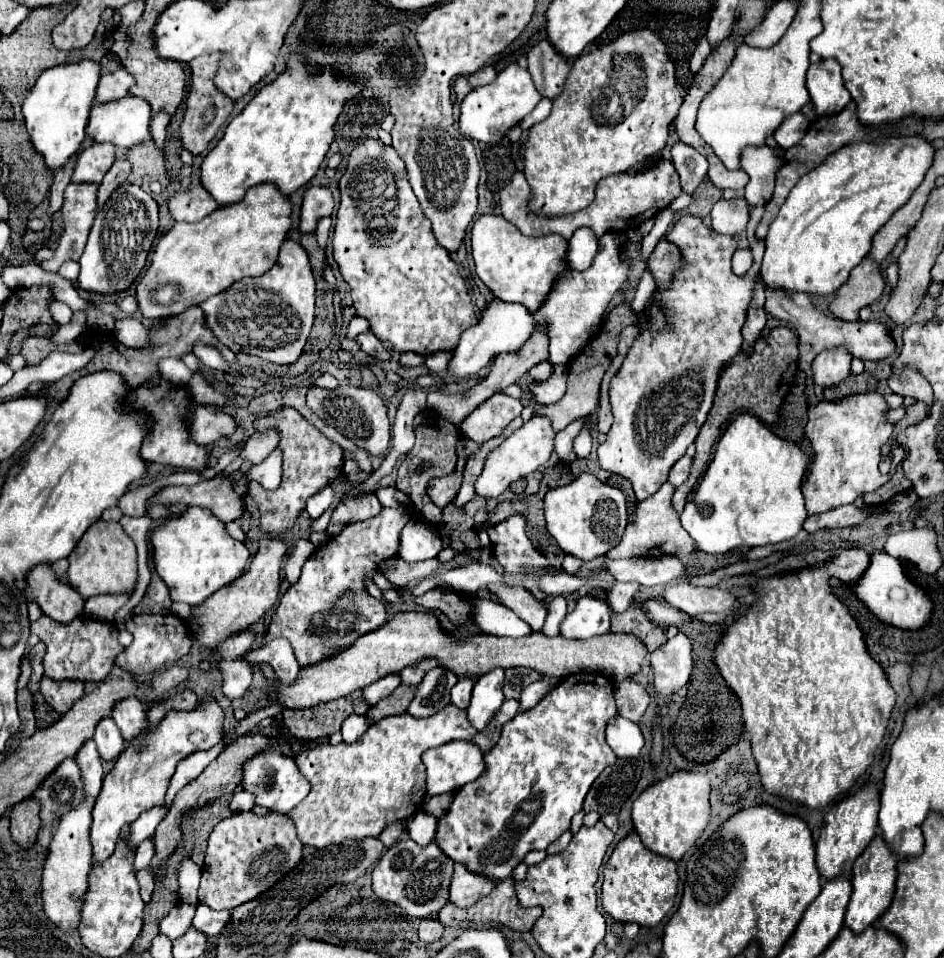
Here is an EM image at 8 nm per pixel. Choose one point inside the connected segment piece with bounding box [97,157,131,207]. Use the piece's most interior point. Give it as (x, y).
(121, 168)

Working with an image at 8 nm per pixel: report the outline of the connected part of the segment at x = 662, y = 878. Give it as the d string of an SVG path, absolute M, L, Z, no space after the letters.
M629 833L625 839L621 839L609 861L603 869L603 909L607 915L611 915L615 921L621 923L637 923L643 927L657 927L673 909L675 897L677 897L677 863L651 853L639 839L637 833Z

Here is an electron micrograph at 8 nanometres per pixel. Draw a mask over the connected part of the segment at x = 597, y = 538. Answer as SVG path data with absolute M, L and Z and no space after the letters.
M581 473L569 485L551 489L545 495L545 521L549 533L565 553L591 561L619 545L627 527L625 495L621 489L599 481L595 475Z

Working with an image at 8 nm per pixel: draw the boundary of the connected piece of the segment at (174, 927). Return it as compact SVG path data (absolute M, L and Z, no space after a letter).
M181 901L181 903L175 905L175 907L169 911L169 915L161 921L159 933L165 935L165 937L169 937L171 941L177 939L177 937L181 937L181 935L191 927L193 915L195 915L195 905L191 907L189 903Z

